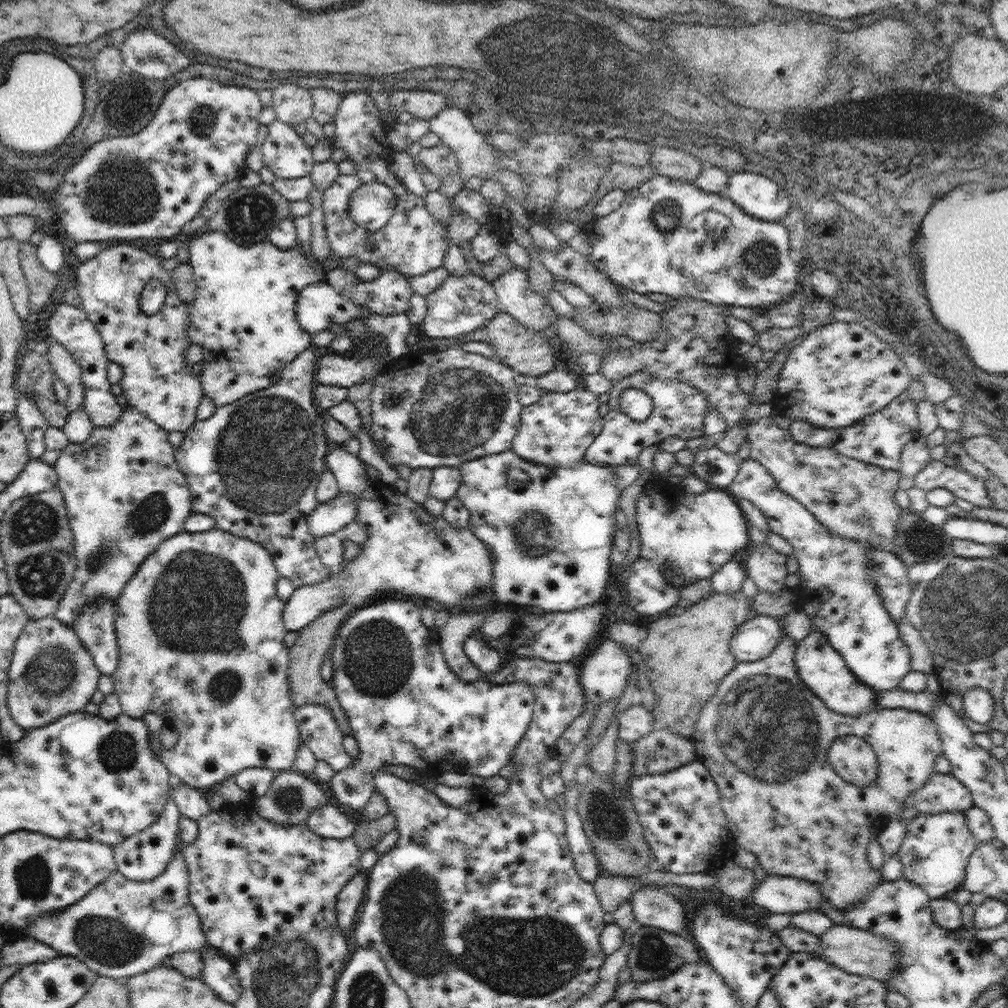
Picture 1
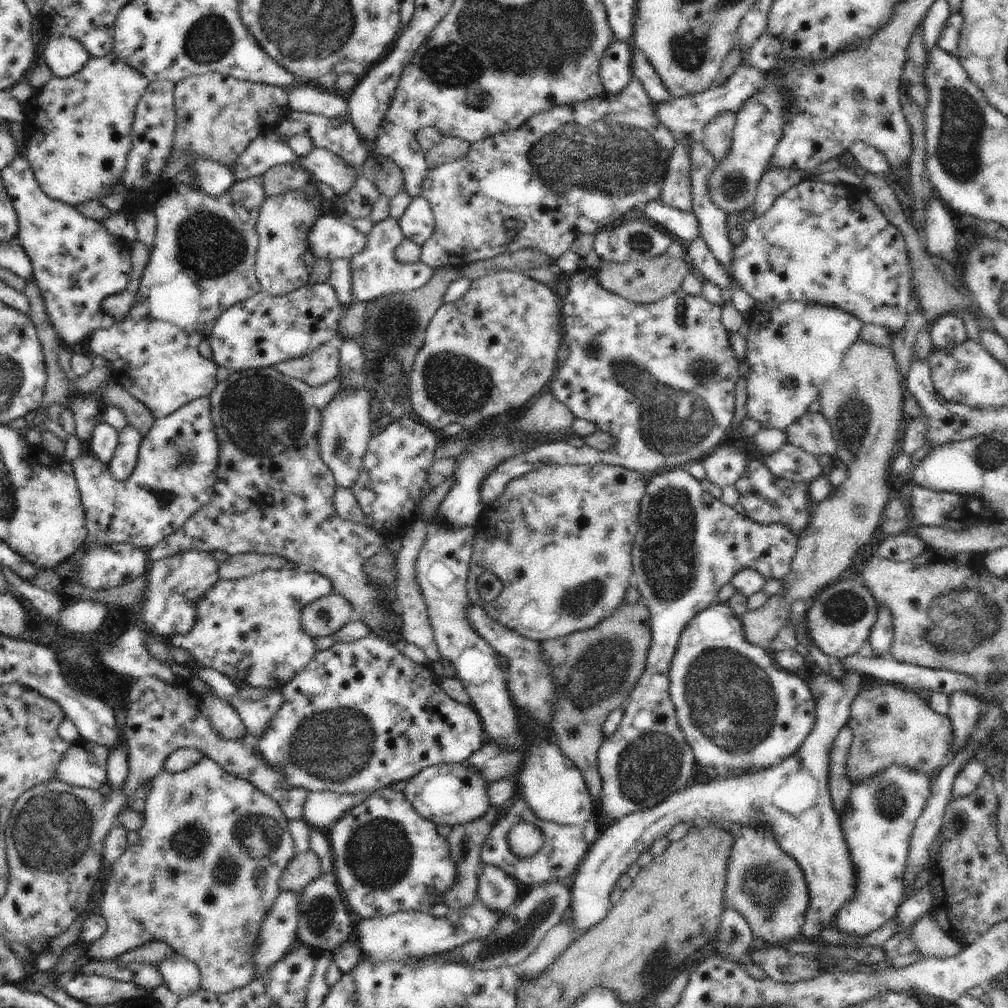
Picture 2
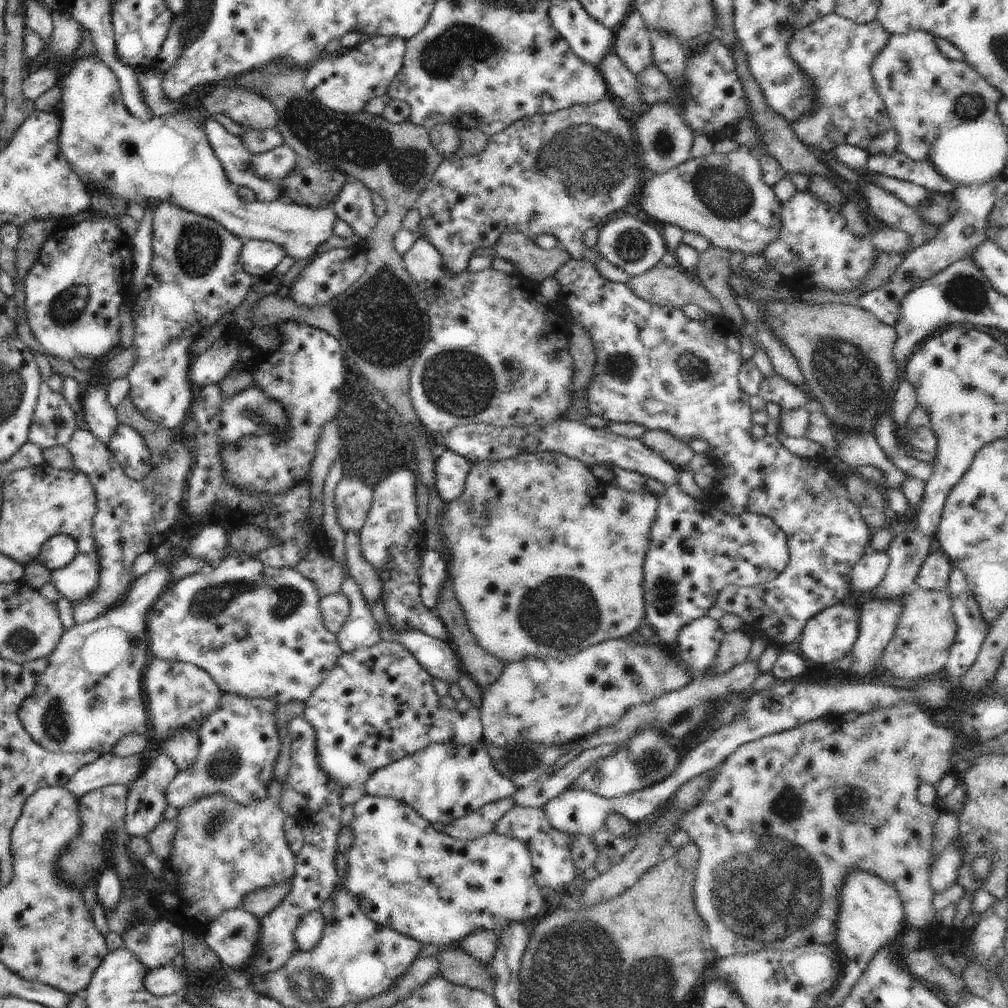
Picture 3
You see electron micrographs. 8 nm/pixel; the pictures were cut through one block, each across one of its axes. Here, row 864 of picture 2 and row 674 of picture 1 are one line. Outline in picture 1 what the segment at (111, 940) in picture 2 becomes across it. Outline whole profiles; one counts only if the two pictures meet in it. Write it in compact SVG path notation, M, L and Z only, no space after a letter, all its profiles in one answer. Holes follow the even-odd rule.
M212 528L206 532L180 531L172 538L166 539L140 565L136 574L129 580L116 599L115 631L119 646L119 663L112 676L114 693L118 695L122 713L134 719L142 719L146 713L156 713L165 720L166 725L178 732L176 747L162 751L160 760L171 772L174 780L184 782L192 787L208 788L224 779L236 775L242 769L256 767L269 768L277 773L293 770L296 751L300 745L299 728L295 720L296 706L290 699L290 683L288 683L289 647L285 645L287 628L283 623L282 611L286 601L277 593L277 582L281 577L272 555L257 542L234 536L229 532Z

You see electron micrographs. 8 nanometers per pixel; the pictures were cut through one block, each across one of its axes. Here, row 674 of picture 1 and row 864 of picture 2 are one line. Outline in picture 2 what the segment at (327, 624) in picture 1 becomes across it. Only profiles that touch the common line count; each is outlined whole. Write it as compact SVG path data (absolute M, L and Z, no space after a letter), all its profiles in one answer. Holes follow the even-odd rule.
M311 848L307 852L296 854L280 878L280 893L284 890L302 893L308 884L321 876L320 868L322 866L318 849Z

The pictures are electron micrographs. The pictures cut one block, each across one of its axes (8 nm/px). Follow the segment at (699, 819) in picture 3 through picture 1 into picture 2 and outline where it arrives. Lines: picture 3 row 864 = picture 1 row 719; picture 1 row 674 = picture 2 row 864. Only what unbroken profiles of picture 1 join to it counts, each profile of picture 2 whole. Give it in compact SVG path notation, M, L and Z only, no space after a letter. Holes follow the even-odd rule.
M726 824L734 836L734 846L726 874L725 908L736 908L746 918L753 936L769 945L785 946L801 939L802 924L810 905L804 872L792 856L781 850L768 828Z

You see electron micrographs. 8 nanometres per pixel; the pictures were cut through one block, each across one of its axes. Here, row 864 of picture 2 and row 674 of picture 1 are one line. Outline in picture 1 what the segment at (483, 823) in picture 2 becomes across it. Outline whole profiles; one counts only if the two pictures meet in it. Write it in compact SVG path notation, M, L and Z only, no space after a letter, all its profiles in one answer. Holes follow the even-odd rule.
M483 613L451 614L446 625L437 632L439 647L447 665L464 683L475 683L482 676L479 668L468 658L463 646L469 636L479 631L484 619Z

